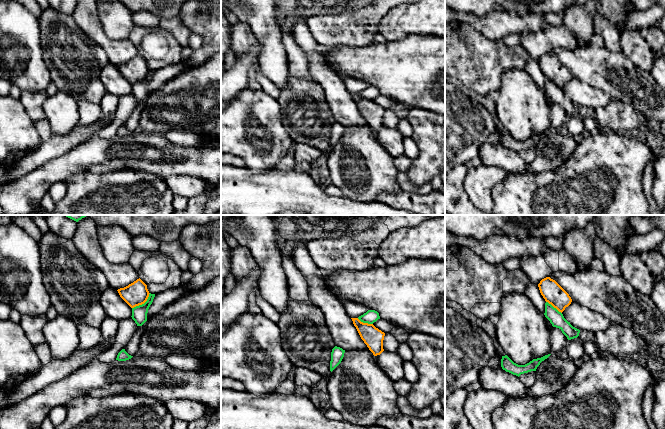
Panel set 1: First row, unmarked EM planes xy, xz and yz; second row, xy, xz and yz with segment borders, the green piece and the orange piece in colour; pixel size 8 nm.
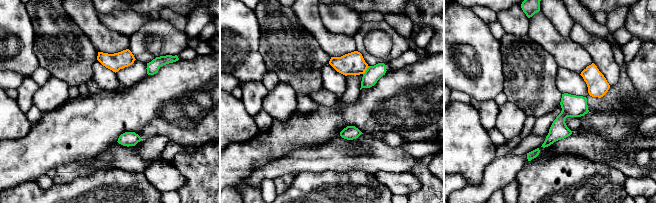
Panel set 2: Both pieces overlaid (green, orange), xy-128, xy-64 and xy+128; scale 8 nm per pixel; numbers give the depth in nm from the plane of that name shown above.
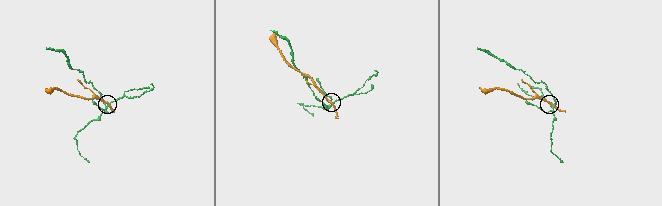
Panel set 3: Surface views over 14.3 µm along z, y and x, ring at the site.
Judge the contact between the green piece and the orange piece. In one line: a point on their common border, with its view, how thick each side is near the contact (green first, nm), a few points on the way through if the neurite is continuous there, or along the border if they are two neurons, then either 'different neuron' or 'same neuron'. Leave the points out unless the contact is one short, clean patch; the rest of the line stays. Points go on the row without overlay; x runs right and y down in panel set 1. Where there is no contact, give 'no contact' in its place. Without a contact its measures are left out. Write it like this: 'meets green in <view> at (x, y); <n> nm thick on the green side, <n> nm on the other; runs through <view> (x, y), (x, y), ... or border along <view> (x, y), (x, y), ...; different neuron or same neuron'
meets green in xy at (142, 80); 130 nm thick on the green side, 190 nm on the other; border along xy (150, 69), (143, 79), (132, 84); different neuron

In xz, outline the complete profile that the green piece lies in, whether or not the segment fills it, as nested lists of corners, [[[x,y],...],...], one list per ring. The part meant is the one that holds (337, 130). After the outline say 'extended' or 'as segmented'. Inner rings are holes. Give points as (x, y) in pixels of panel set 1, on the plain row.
[[[335,122],[331,128],[330,147],[332,148],[342,137],[345,126]]]; as segmented

